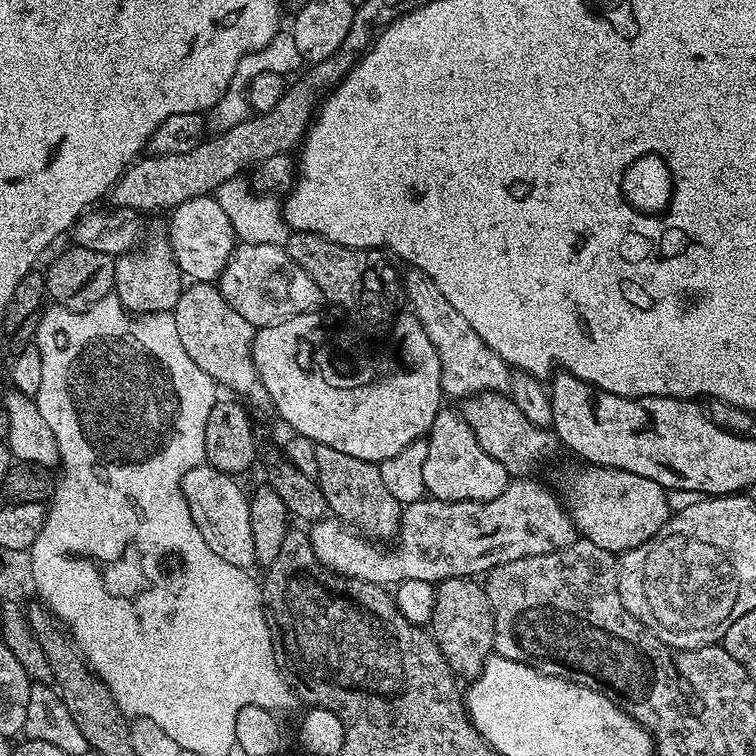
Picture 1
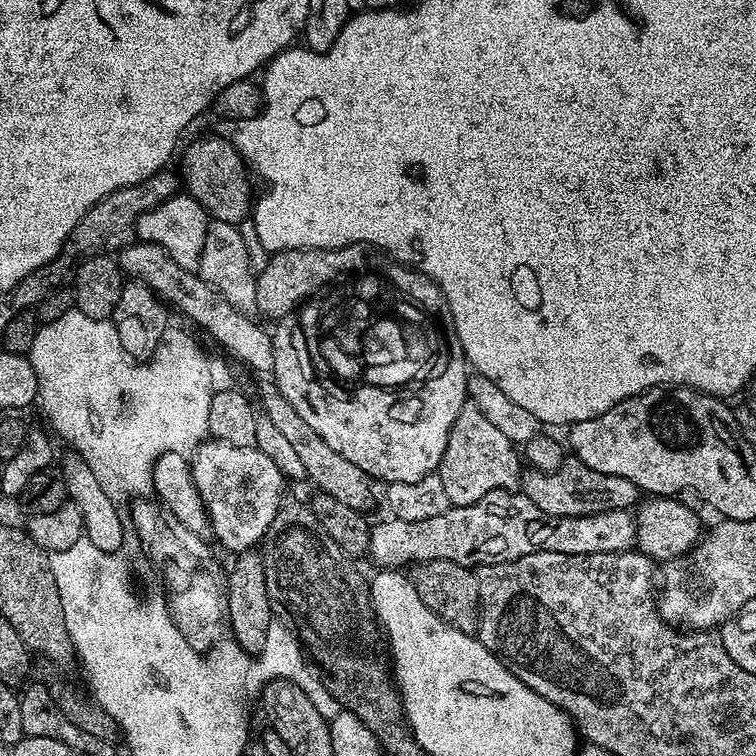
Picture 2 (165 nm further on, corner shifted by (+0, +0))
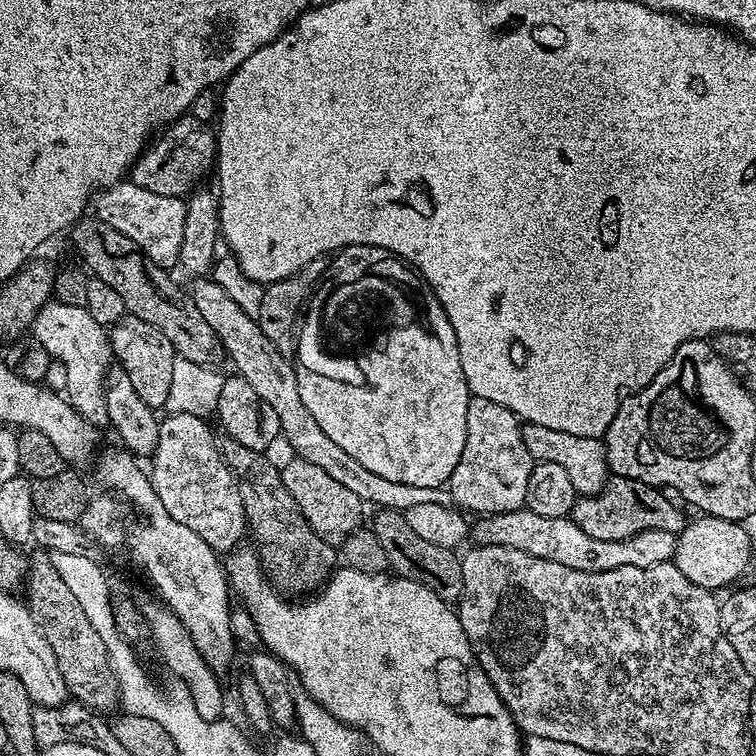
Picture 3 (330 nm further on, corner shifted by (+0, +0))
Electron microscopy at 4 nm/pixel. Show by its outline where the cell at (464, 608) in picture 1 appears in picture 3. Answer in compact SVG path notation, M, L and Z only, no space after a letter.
M380 510L375 514L377 516L373 518L370 530L378 538L378 542L382 542L382 550L386 550L389 569L405 580L420 581L430 590L434 590L438 598L449 602L459 601L464 589L460 556L451 548L433 546L431 542L425 542L418 534L414 534L414 530L406 526L403 512Z

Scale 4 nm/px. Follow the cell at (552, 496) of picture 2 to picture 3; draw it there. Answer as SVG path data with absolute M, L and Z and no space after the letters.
M613 475L604 484L602 491L577 499L570 519L576 523L578 530L586 530L590 538L602 538L602 542L618 542L644 530L666 530L679 534L686 523L686 512L662 498L659 488L625 476Z

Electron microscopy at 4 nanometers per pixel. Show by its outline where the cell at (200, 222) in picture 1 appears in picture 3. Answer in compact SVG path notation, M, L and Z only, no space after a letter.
M121 182L99 189L94 196L94 208L95 204L95 219L118 230L118 234L126 234L126 238L130 238L130 242L139 246L146 258L150 258L150 262L169 270L179 265L187 212L186 203L181 197L154 194L153 191L144 190L134 183Z

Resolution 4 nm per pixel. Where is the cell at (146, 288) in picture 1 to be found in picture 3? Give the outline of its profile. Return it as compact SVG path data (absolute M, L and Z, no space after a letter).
M127 314L110 328L110 352L115 363L130 374L130 383L138 390L138 398L146 402L154 410L160 410L168 403L170 382L174 382L174 362L178 359L174 346L150 322L142 322L142 318L134 318Z

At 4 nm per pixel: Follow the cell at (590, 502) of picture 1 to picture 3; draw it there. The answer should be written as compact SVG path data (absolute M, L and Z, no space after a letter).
M707 514L697 517L697 520L689 519L677 535L674 562L690 582L709 590L727 589L747 570L752 560L752 540L743 523Z

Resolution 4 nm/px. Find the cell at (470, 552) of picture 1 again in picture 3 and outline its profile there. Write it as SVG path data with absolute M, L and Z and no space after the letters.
M525 507L493 516L481 515L477 520L480 521L473 523L470 528L471 539L477 545L510 546L534 558L546 558L550 562L558 562L561 566L570 566L570 570L601 572L618 570L618 566L645 568L669 563L676 555L677 533L666 530L644 530L618 542L602 542L602 538L590 538L586 530L578 530L576 523L569 517L542 518L542 514L534 514Z

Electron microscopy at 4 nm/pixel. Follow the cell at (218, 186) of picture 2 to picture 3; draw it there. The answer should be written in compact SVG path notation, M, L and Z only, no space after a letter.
M190 112L172 121L161 133L162 139L155 140L141 153L130 169L130 180L144 190L153 191L167 197L185 197L198 183L200 178L211 173L216 161L216 135L210 130L209 123L194 117Z

